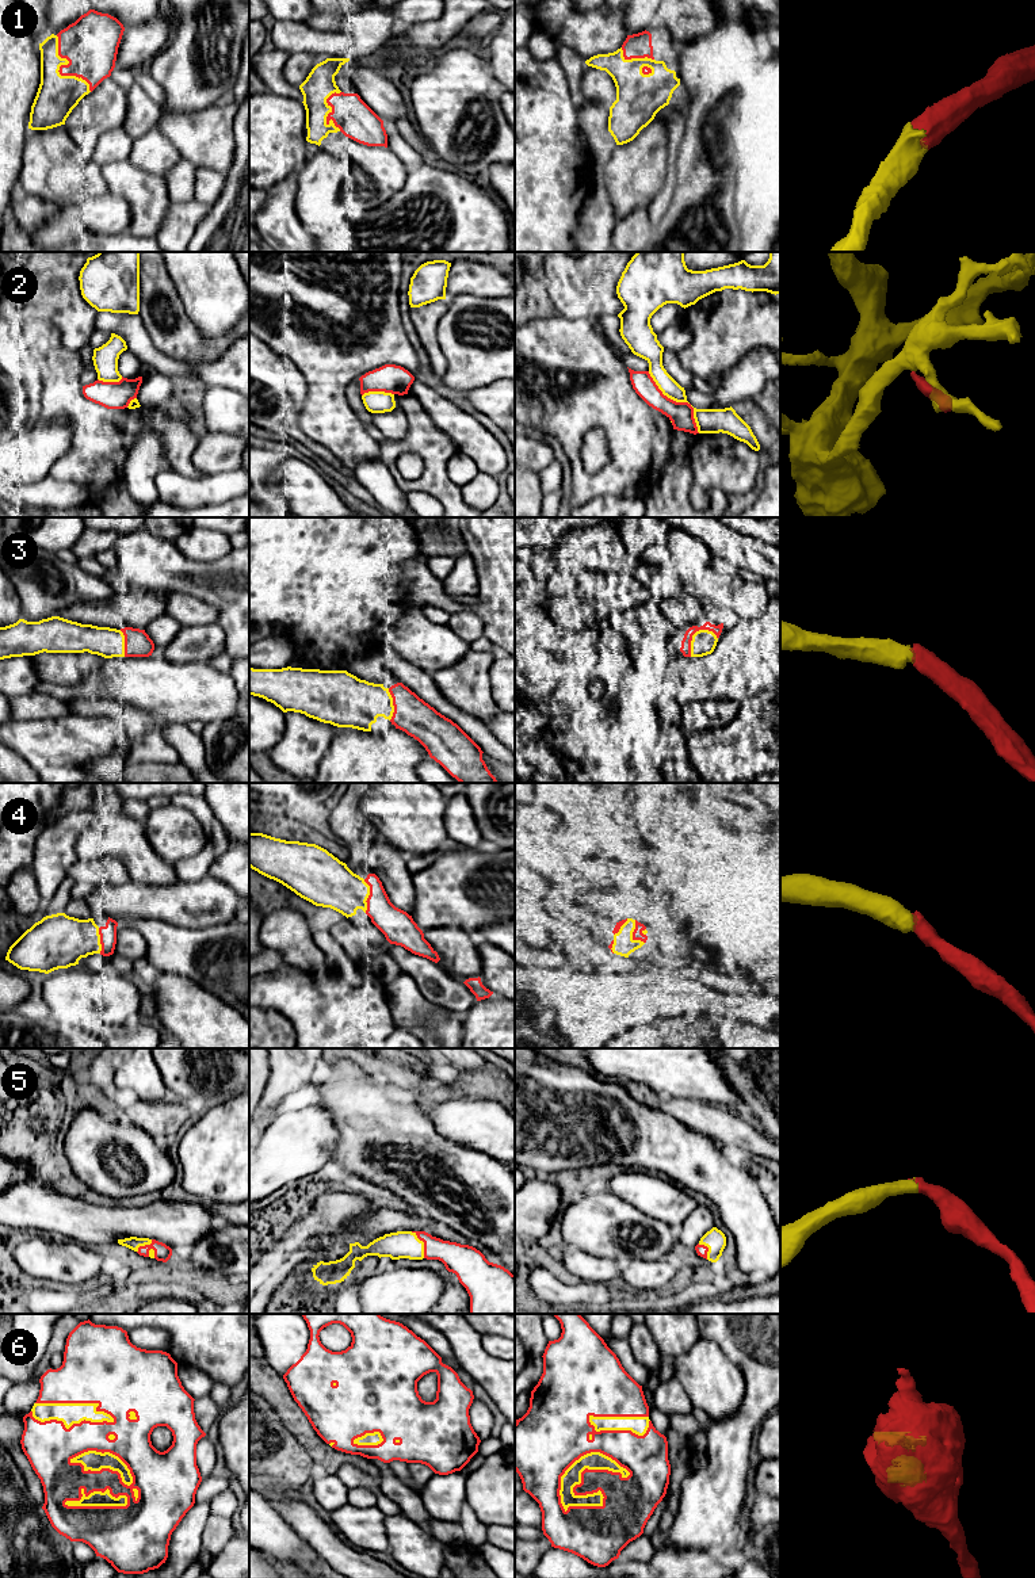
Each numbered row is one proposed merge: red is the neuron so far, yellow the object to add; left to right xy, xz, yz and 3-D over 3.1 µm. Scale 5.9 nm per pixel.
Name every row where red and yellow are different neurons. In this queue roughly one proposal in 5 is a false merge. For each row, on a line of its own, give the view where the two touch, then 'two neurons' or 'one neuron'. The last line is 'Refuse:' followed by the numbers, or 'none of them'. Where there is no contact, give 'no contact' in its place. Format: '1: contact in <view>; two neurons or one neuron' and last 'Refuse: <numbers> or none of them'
1: contact in xy; one neuron
2: contact in yz; two neurons
3: contact in yz; one neuron
4: contact in xz; one neuron
5: contact in xz; one neuron
6: contact in yz; one neuron
Refuse: 2

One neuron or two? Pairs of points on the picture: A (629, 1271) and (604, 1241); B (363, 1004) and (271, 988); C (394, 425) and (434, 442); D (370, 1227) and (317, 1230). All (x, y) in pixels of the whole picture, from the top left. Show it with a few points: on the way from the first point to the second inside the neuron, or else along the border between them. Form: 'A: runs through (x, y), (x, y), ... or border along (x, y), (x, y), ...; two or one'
A: border along (653, 1260), (627, 1259), (621, 1264); two
B: runs through (340, 1017), (316, 1017), (294, 996); one
C: border along (408, 423), (408, 428), (401, 436), (385, 439); two
D: border along (374, 1210), (361, 1215), (351, 1225), (343, 1240); two

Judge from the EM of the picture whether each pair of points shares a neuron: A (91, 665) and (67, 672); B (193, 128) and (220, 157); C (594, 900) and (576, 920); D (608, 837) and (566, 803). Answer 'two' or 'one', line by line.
A: one
B: one
C: two
D: one

